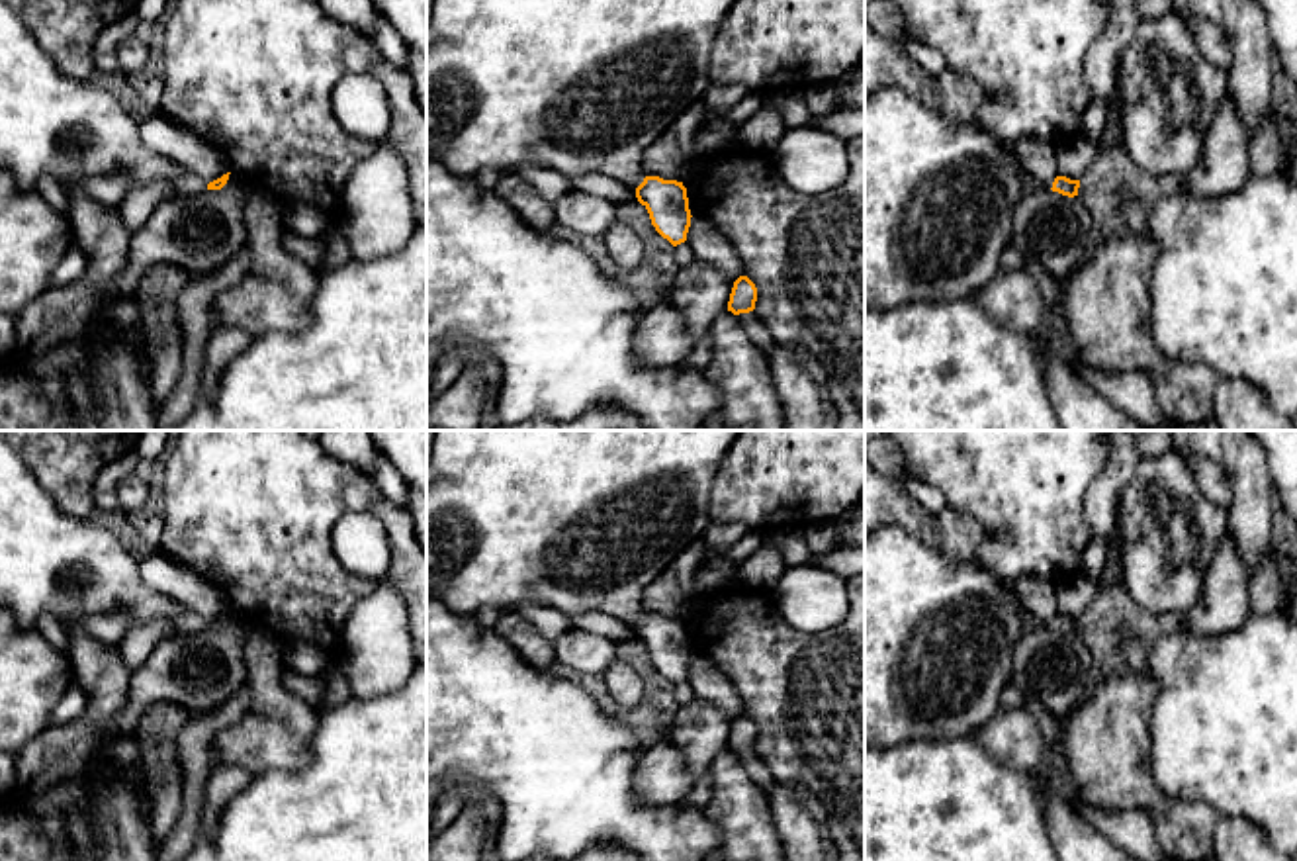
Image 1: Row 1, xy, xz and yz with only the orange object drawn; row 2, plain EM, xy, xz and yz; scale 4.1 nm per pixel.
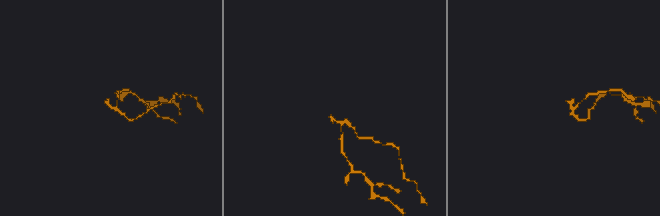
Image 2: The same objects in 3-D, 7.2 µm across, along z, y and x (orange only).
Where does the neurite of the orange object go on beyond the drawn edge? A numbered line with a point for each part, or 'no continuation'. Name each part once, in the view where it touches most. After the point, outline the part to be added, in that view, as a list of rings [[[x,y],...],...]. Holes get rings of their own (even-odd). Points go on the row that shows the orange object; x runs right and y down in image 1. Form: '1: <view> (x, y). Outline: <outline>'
1: xz (578, 87). Outline: [[[434,0],[426,23],[426,160],[434,160],[458,178],[473,178],[493,166],[513,174],[520,164],[538,164],[565,176],[599,172],[630,188],[646,174],[642,157],[671,123],[693,104],[702,102],[708,80],[714,37],[734,0]]]

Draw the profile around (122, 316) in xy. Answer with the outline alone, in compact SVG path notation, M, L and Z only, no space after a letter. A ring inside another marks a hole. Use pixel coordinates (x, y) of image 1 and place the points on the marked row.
M119 295L106 305L102 325L108 333L125 339L137 352L141 360L141 376L151 382L151 362L145 348L145 327L141 317L141 307L135 297Z

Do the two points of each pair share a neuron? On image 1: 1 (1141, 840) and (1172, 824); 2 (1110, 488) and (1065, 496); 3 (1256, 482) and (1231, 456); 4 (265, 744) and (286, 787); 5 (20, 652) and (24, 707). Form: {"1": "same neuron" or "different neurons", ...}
{"1": "different neurons", "2": "different neurons", "3": "same neuron", "4": "different neurons", "5": "same neuron"}

